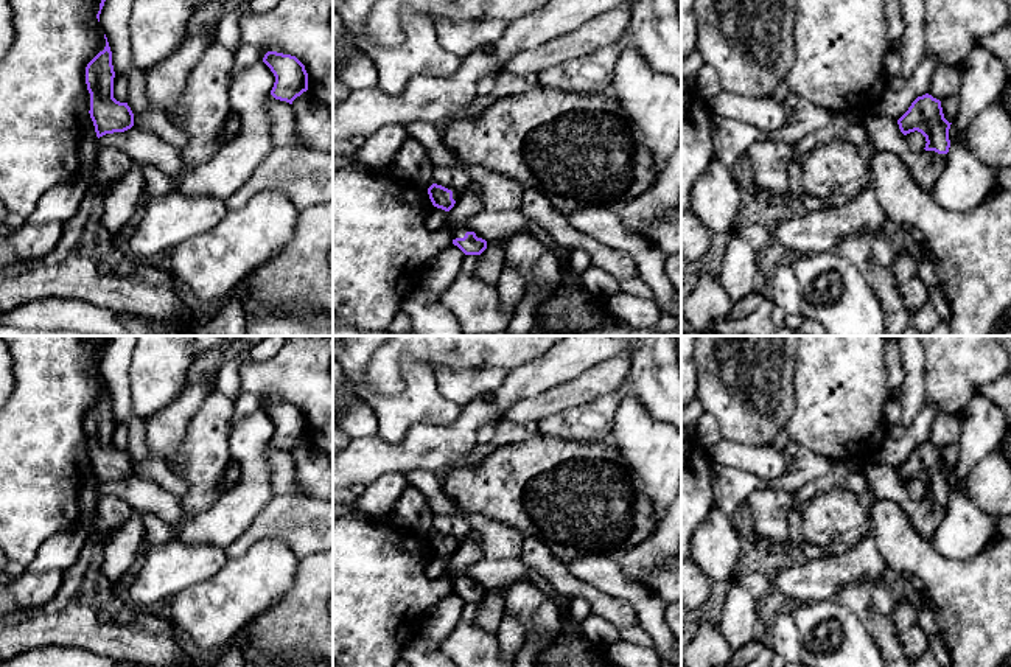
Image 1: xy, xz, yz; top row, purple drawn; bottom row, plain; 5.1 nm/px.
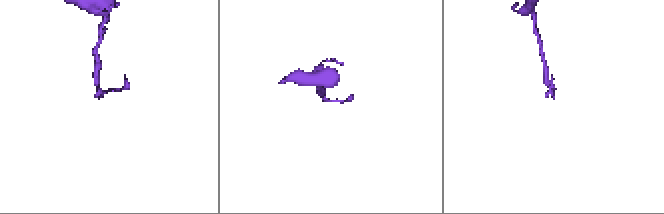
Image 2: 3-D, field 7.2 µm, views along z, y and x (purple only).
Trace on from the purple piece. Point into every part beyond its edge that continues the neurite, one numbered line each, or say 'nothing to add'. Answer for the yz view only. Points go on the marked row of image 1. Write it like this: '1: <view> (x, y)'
1: yz (884, 132)

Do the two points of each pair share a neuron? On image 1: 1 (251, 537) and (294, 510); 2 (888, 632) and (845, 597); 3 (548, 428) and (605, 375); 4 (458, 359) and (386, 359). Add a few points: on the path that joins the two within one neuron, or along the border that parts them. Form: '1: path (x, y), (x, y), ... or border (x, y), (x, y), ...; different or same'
1: path (262, 527), (283, 518); same
2: path (878, 624), (856, 602); same
3: border (604, 394), (585, 405), (570, 406), (537, 422); different
4: path (440, 352), (403, 352); same

